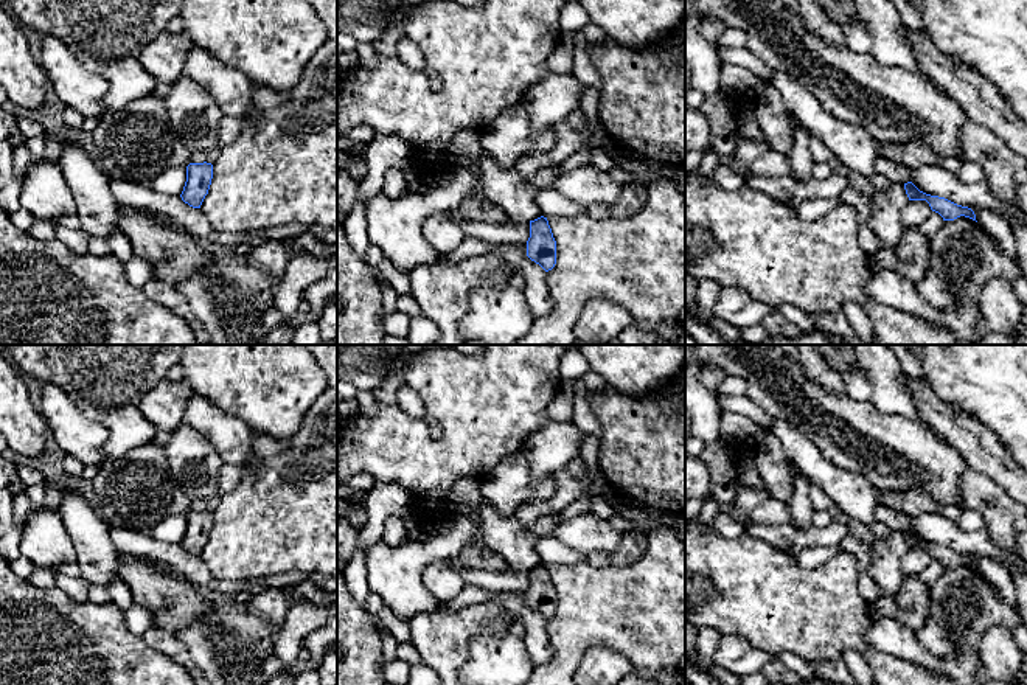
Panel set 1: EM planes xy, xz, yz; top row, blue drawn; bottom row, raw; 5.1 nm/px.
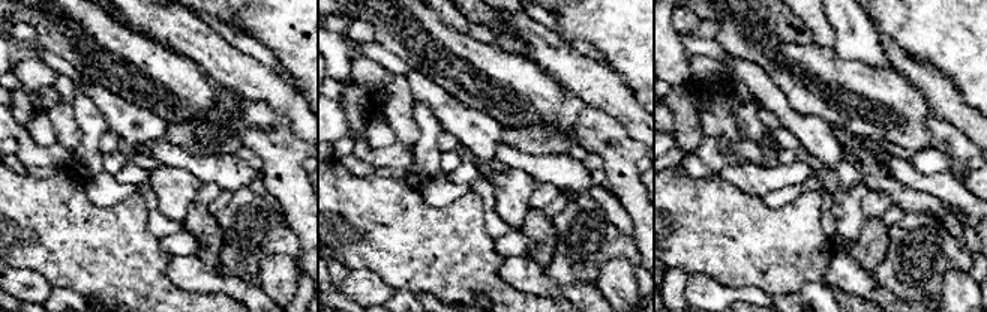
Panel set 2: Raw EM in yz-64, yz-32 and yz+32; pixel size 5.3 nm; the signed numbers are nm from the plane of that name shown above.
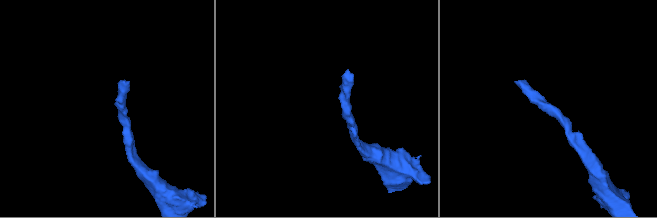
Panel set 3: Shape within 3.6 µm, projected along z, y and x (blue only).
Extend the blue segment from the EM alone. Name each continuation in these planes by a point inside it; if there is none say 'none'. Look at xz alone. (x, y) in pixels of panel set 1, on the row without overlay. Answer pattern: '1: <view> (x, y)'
none

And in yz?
none

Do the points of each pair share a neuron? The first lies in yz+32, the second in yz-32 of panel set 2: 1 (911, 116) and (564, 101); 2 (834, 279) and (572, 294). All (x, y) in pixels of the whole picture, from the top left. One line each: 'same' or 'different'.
1: same
2: same

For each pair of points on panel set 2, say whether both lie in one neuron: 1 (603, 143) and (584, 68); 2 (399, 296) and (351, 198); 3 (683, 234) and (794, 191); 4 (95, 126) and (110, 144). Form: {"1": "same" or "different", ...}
{"1": "different", "2": "different", "3": "different", "4": "different"}

